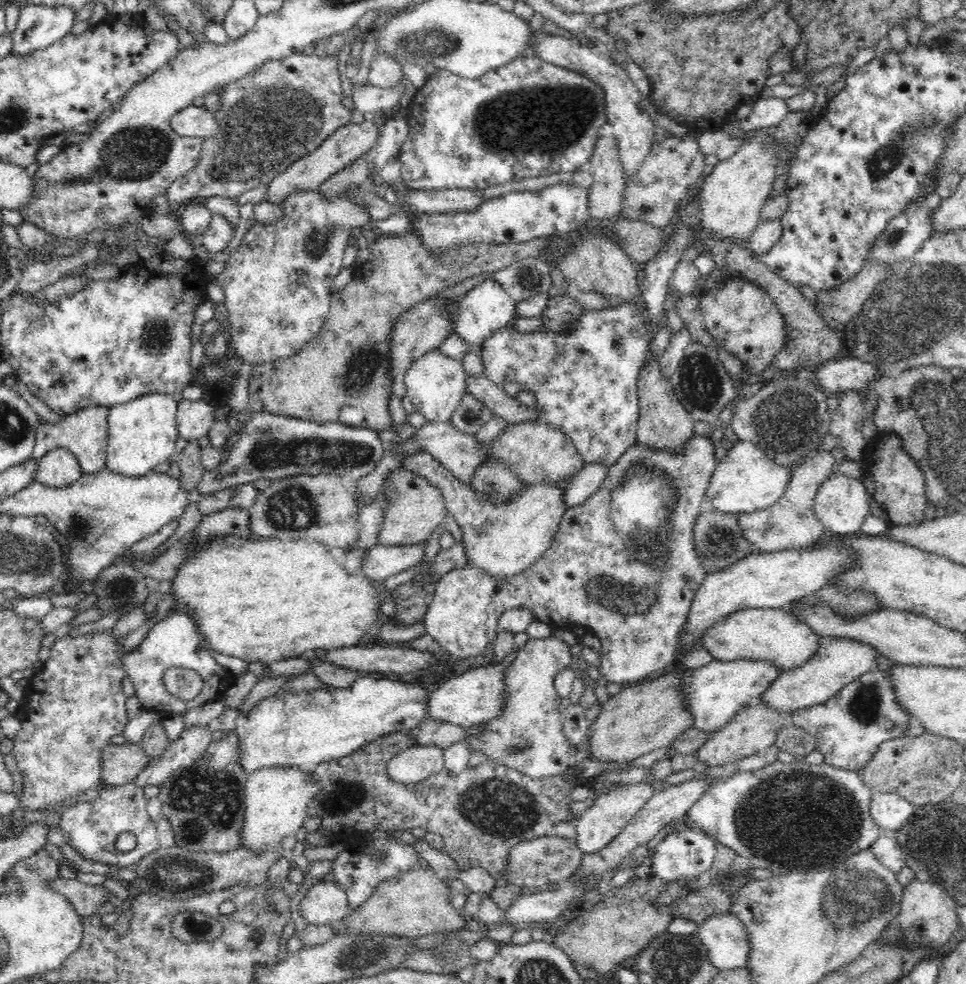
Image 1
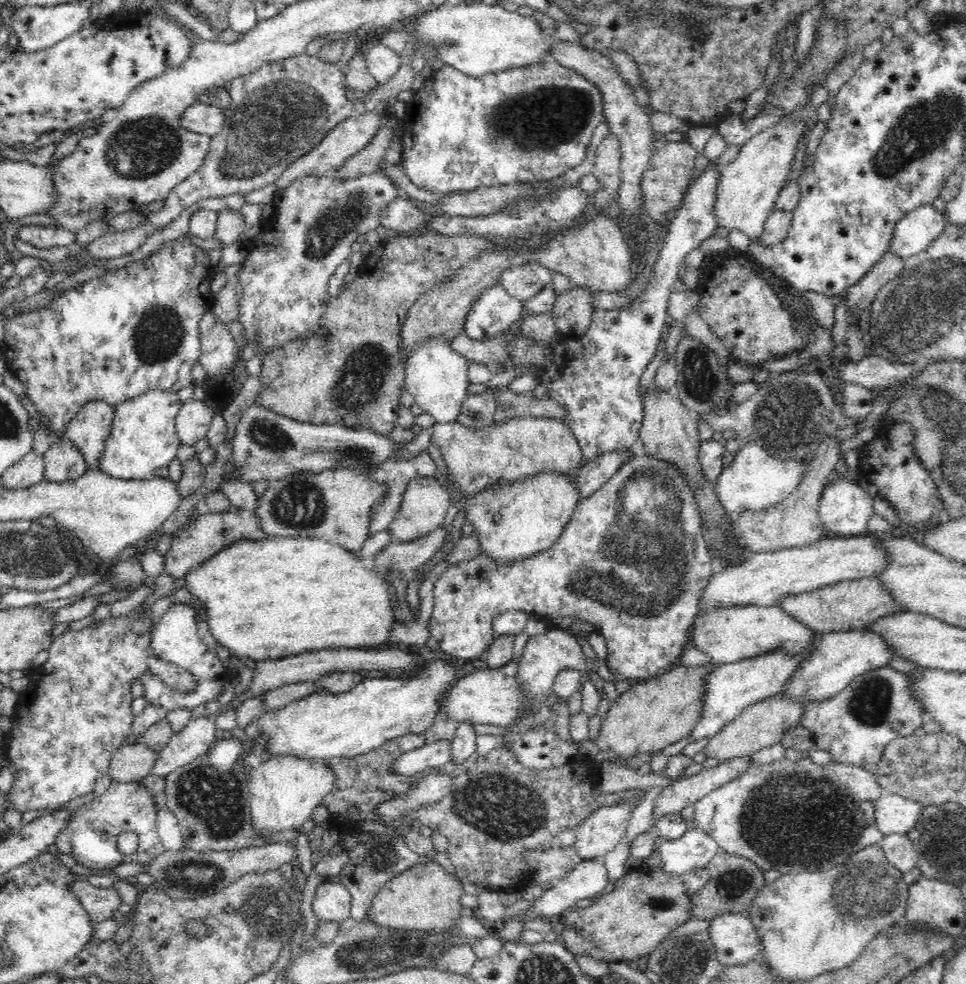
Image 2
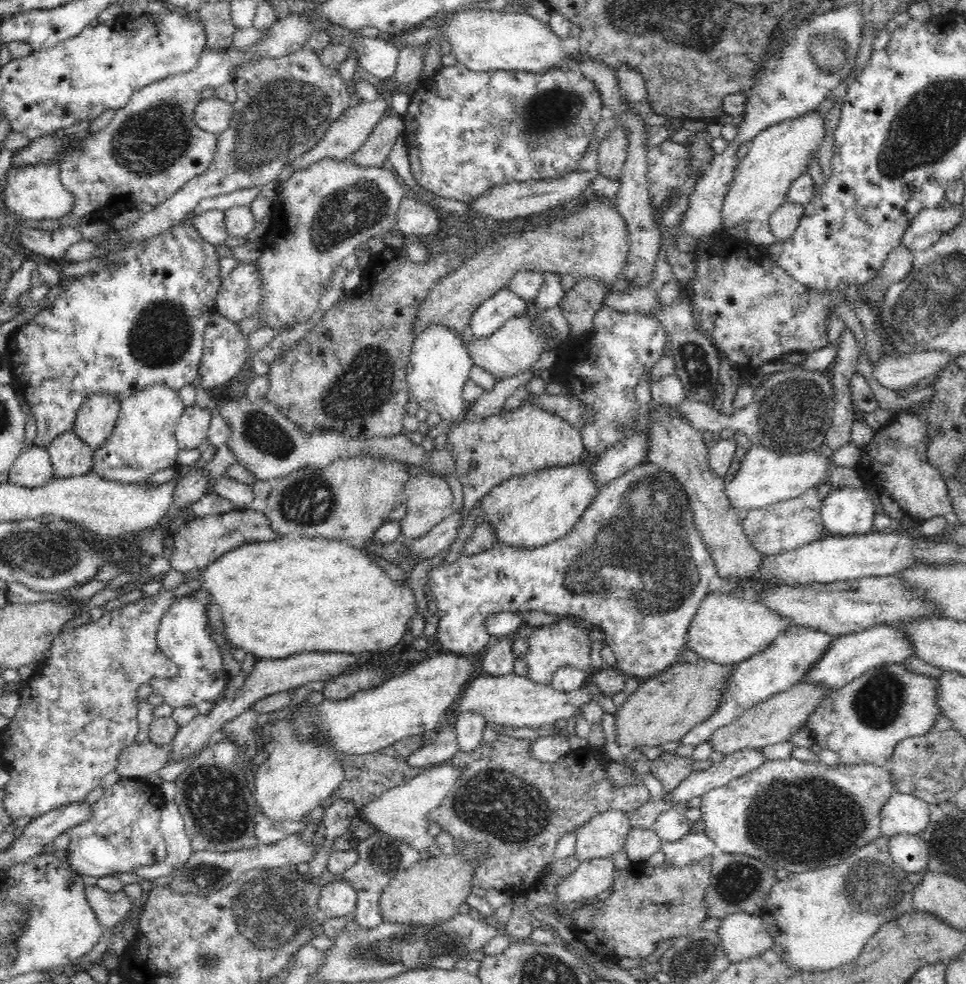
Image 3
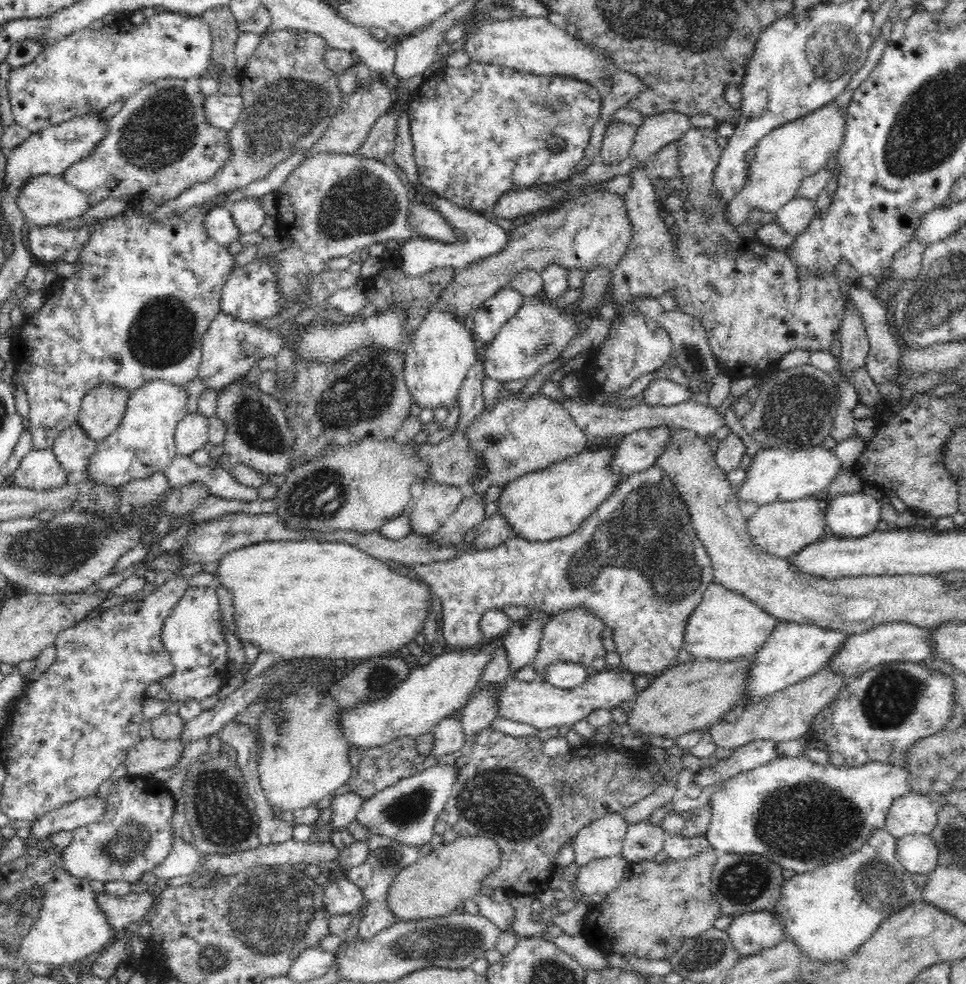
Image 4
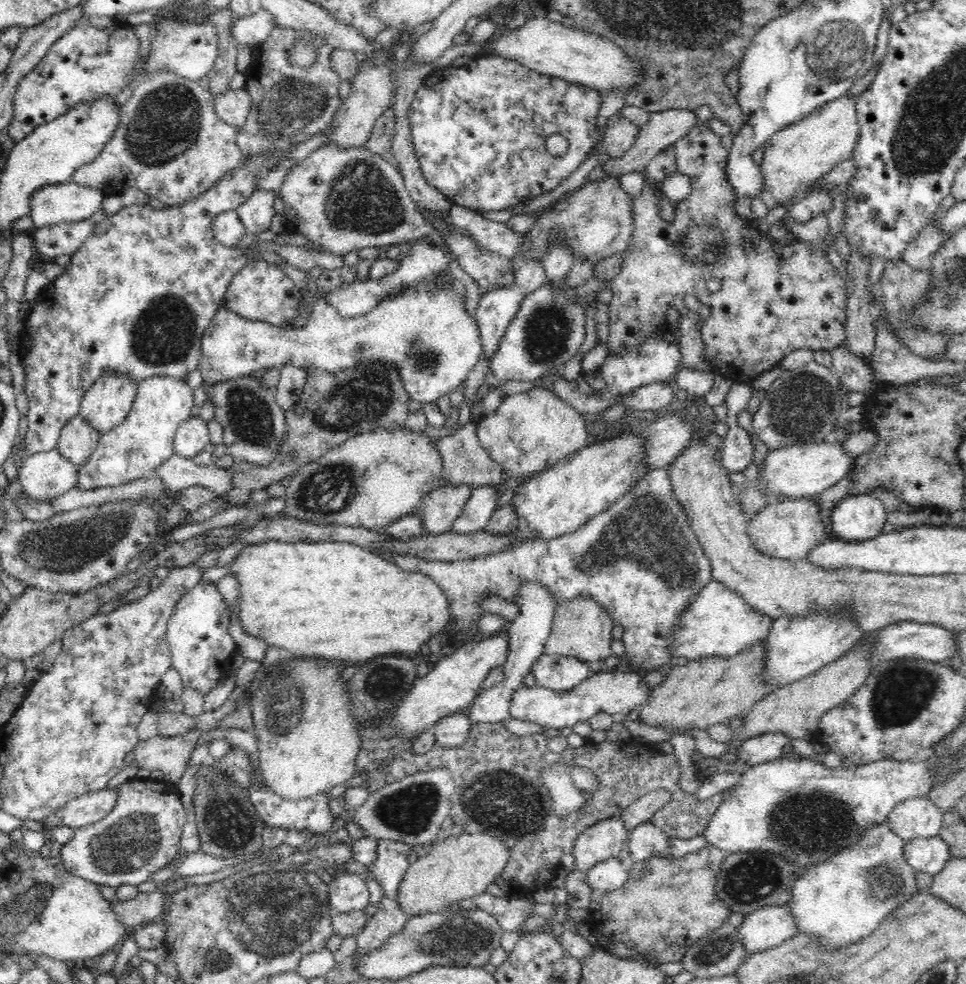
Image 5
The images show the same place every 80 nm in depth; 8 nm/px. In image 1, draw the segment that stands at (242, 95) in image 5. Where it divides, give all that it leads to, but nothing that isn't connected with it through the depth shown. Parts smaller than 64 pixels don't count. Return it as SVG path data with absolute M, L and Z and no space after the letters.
M188 106L174 114L170 121L174 133L182 137L197 137L204 140L218 134L218 119L204 107Z

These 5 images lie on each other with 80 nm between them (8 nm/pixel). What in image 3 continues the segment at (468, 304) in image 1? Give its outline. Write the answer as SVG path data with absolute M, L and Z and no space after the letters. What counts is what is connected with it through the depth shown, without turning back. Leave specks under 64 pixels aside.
M507 287L498 290L474 311L470 324L474 338L492 336L510 318L518 318L529 308L529 303Z

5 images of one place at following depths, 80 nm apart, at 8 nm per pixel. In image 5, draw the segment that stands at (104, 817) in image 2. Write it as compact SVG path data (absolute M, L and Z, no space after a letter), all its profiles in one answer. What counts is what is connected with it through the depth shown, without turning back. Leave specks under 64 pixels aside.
M128 779L117 788L115 807L95 824L75 829L74 836L61 846L61 859L74 876L97 885L138 886L151 879L151 874L167 866L180 850L186 812L176 785L165 780Z

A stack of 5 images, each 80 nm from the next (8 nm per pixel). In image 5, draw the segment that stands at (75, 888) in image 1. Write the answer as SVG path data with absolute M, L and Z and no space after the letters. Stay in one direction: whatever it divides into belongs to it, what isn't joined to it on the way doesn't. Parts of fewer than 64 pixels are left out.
M158 891L138 893L126 901L110 901L119 921L130 929L159 920L167 907L167 895Z

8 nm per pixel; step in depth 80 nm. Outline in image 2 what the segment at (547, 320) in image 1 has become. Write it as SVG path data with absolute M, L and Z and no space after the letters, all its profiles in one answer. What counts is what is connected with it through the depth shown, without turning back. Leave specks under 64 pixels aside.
M573 286L556 297L551 315L558 332L566 337L580 337L586 332L596 309L591 299L594 293L594 290Z

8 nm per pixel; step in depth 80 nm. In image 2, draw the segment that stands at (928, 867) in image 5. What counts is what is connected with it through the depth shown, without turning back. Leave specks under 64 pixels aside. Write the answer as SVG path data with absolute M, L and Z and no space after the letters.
M892 833L883 836L880 842L886 860L902 872L916 868L918 862L918 848L902 834Z

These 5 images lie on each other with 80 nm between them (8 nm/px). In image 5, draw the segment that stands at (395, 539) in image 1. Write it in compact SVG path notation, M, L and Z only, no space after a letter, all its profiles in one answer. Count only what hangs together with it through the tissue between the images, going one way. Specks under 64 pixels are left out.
M467 484L443 485L434 487L422 497L417 506L417 515L421 517L426 533L440 535L452 530L457 516L469 501L472 486Z

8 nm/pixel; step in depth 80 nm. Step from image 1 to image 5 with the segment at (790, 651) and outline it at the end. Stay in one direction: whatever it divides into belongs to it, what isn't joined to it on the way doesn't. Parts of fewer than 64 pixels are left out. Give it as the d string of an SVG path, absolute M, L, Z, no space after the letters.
M713 578L702 587L702 591L687 608L685 614L678 616L678 624L672 630L670 638L670 651L672 657L685 656L690 661L714 656L730 658L765 640L773 622L771 616L759 613L742 596Z

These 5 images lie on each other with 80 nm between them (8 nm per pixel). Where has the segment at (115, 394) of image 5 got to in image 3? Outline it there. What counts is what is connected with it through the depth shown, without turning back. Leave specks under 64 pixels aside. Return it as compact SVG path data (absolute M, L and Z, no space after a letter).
M90 394L78 411L73 431L94 453L112 434L121 401L109 394Z

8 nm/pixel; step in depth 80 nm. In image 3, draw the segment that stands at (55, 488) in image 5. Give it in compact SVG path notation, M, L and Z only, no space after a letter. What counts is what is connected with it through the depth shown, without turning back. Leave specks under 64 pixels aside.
M38 446L22 452L8 471L8 476L8 482L28 488L45 485L57 478L47 449Z

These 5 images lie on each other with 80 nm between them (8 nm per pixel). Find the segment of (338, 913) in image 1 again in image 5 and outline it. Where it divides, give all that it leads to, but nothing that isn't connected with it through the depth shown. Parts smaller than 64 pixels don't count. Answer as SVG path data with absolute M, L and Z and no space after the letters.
M350 869L328 879L329 905L333 913L362 911L368 904L370 892L366 880Z

